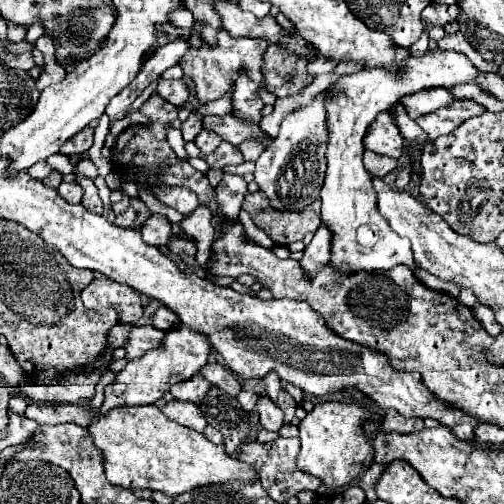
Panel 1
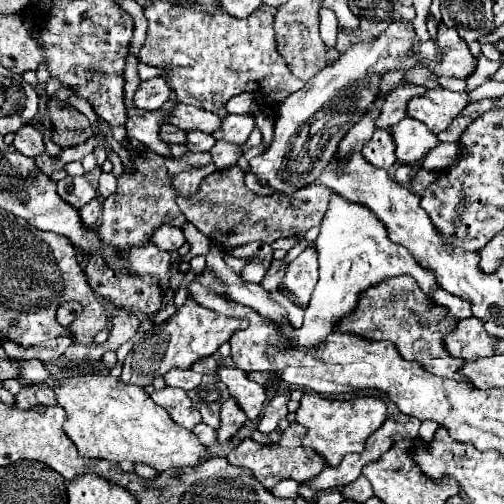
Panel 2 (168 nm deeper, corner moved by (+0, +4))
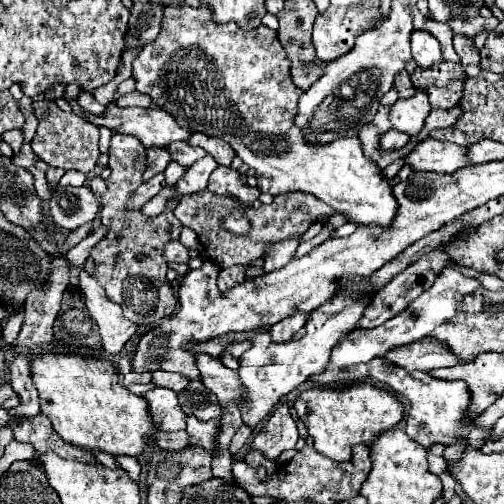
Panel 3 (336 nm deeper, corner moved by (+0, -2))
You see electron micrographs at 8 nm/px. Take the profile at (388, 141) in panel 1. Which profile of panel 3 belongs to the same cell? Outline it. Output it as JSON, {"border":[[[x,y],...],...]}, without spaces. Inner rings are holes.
{"border":[[[429,136],[407,156],[407,164],[411,164],[413,170],[421,170],[421,172],[453,174],[459,168],[471,164],[467,154],[469,148],[465,146],[453,142],[441,142]]]}

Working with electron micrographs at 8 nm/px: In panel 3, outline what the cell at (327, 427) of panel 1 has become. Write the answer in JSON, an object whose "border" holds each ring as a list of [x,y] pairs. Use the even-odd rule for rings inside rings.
{"border":[[[367,382],[347,388],[309,388],[299,394],[293,406],[303,418],[309,436],[315,440],[315,448],[319,450],[319,454],[335,462],[349,462],[351,448],[355,444],[373,442],[377,434],[397,426],[405,416],[405,406],[397,400],[397,396]]]}

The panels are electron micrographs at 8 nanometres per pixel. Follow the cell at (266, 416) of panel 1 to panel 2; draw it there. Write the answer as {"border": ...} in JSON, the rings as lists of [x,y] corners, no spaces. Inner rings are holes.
{"border":[[[219,366],[219,376],[225,382],[225,386],[229,388],[229,394],[233,398],[237,398],[241,410],[247,414],[247,418],[257,418],[259,412],[263,410],[263,404],[267,400],[265,396],[265,388],[253,380],[249,380],[247,372],[239,370],[239,368],[223,368]]]}

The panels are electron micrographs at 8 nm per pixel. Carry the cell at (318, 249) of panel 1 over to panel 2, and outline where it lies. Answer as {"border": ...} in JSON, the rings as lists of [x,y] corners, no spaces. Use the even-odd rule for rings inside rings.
{"border":[[[305,248],[297,260],[293,260],[287,266],[285,278],[283,278],[283,288],[293,294],[293,302],[299,306],[307,306],[313,288],[317,284],[317,250]]]}

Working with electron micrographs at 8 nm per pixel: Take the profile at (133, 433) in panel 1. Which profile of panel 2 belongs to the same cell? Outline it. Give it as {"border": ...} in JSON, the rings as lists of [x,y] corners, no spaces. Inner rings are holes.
{"border":[[[95,374],[57,380],[55,394],[59,406],[67,412],[65,434],[73,440],[81,456],[103,458],[115,464],[143,464],[155,468],[159,474],[195,468],[205,460],[207,446],[203,446],[191,430],[173,424],[169,414],[153,404],[139,386],[125,384],[109,374]]]}

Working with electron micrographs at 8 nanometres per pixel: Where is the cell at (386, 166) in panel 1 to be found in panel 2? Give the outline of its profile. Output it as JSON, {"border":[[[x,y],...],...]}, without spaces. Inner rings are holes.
{"border":[[[377,130],[373,134],[373,138],[363,146],[361,154],[375,168],[389,170],[389,168],[393,168],[397,164],[395,144],[393,144],[393,140],[389,136],[389,130]]]}

